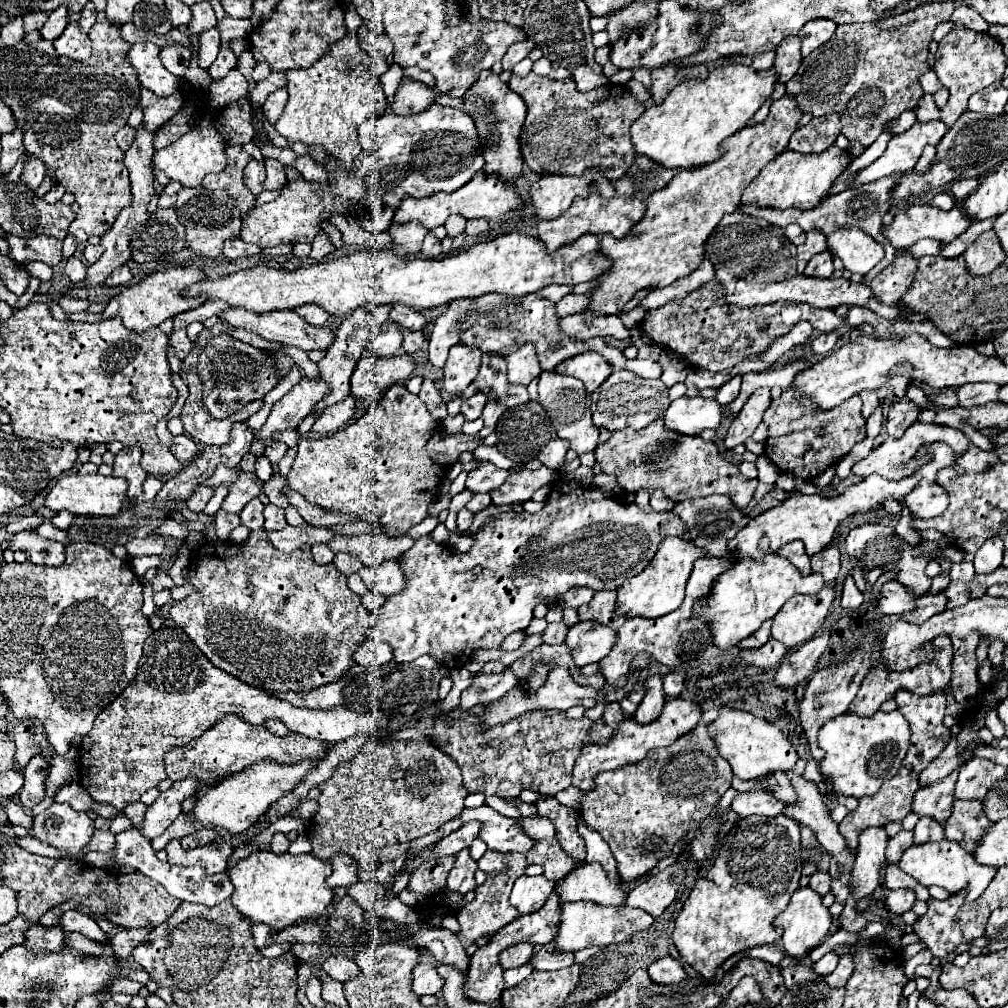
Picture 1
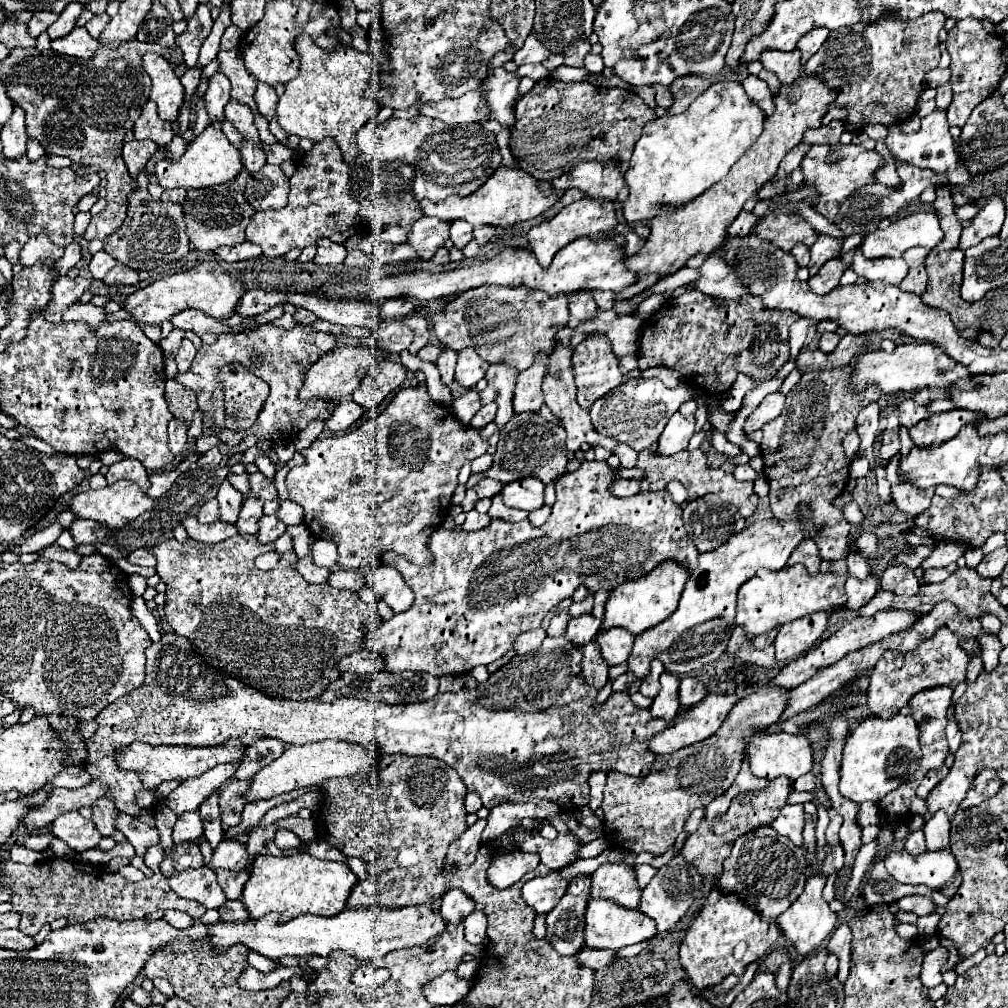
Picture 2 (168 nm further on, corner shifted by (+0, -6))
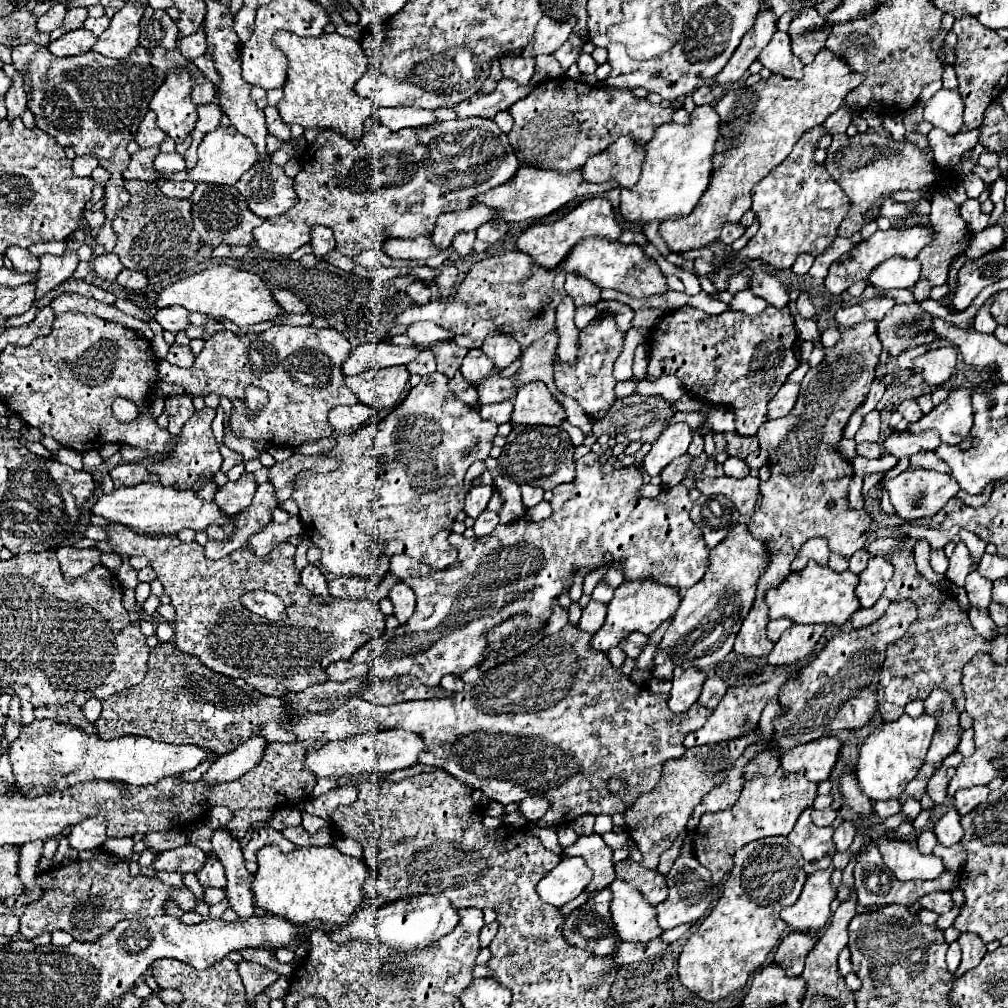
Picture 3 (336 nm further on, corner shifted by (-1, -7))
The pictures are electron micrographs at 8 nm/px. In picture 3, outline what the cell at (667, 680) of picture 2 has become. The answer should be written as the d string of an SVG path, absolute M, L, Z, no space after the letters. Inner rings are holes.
M688 668L688 670L674 670L672 676L672 690L670 690L670 698L668 698L668 708L672 712L684 712L688 710L700 694L700 684L704 684L706 676L696 670L696 668Z

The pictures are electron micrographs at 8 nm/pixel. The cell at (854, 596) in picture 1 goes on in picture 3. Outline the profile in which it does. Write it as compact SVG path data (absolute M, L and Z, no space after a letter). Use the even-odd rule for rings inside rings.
M872 556L864 572L860 572L860 582L856 586L856 596L862 608L870 608L882 596L886 582L892 578L892 564L888 558Z

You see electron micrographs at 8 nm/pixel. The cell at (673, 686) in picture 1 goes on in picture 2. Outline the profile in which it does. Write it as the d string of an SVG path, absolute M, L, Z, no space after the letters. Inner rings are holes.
M695 677L681 679L679 697L681 697L681 705L683 707L691 707L691 705L699 703L705 695L707 695L707 689L705 689L705 685L699 679L695 679Z

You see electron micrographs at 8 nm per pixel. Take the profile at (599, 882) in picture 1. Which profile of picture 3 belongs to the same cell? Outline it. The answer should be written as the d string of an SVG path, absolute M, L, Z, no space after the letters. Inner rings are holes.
M622 860L616 864L616 878L628 882L640 890L644 900L652 906L660 904L668 896L668 888L664 884L664 874L656 870L648 870L634 860Z

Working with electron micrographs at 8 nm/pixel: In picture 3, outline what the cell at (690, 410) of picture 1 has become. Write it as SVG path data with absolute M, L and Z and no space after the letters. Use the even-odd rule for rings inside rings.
M670 424L664 430L664 436L656 442L656 446L650 448L650 452L644 456L644 470L650 476L656 476L664 466L668 466L674 458L686 454L692 440L692 430L688 424Z

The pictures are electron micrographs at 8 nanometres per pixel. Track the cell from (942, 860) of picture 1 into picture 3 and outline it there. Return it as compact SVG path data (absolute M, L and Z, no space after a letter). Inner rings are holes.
M878 840L878 850L898 880L936 880L944 872L942 858L920 854L914 842Z

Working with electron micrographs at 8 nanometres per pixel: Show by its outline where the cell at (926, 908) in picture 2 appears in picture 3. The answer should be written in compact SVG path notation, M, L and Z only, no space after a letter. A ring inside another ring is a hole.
M932 892L932 894L922 896L918 904L936 914L946 914L952 908L952 898L950 898L950 892Z

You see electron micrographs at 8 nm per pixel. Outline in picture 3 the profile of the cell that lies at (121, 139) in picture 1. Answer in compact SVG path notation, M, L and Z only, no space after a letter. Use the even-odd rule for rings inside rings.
M152 146L146 150L138 150L136 154L130 156L130 166L124 172L126 180L146 180L154 182L156 180L156 170L154 170L154 158L160 154L160 146Z

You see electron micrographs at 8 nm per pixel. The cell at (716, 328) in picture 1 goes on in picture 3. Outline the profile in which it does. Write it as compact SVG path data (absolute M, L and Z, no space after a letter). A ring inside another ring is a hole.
M682 306L670 314L664 314L656 328L650 332L650 362L648 362L648 376L662 376L674 374L678 376L686 390L706 402L712 404L726 404L736 414L736 430L742 436L752 436L758 432L760 424L766 422L766 404L768 400L780 390L780 384L786 382L788 374L798 366L794 356L796 350L796 324L792 312L786 308L778 310L768 306L758 316L748 316L744 312L722 312L718 316L708 316L706 312Z

